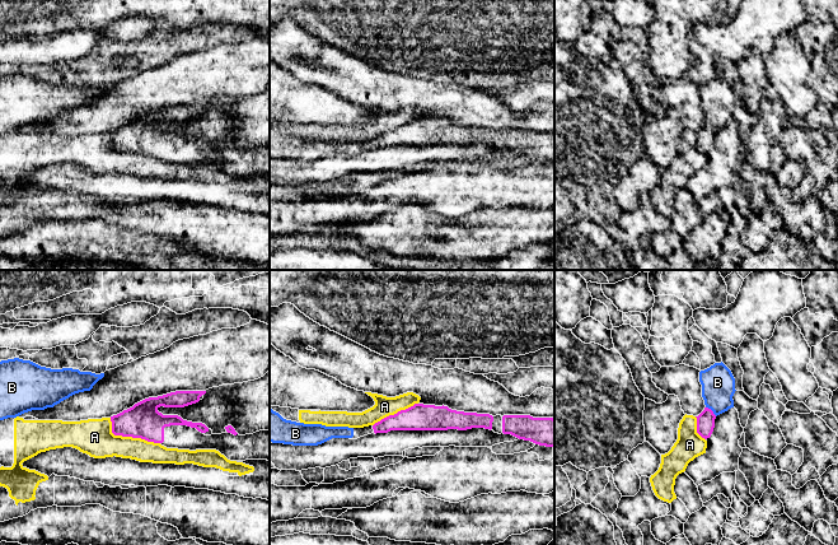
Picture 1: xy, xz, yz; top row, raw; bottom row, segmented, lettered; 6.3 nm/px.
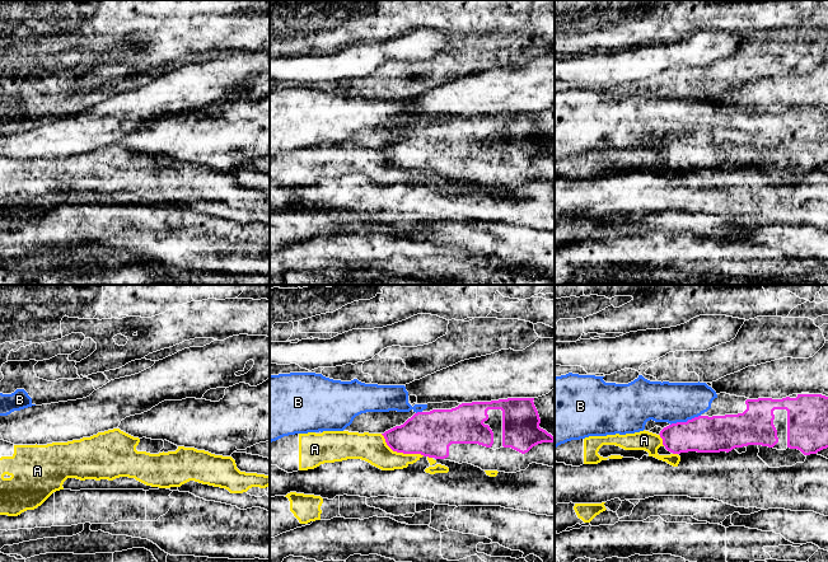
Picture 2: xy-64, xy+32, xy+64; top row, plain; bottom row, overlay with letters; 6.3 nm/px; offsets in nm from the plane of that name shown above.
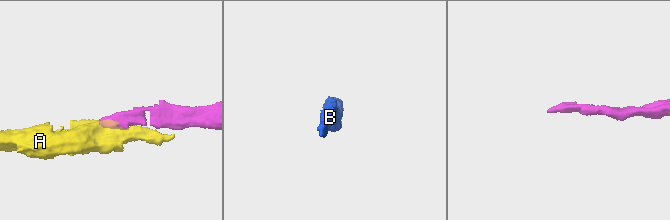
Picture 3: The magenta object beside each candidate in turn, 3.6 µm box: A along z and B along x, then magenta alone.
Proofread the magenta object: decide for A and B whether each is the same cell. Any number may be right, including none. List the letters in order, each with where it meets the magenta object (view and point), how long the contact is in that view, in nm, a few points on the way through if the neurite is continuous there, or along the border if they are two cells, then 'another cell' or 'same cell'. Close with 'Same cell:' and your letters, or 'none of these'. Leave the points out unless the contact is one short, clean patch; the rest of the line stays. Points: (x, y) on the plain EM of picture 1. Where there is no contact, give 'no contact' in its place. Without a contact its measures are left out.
A: xy (129, 150) | 360 nm | along xy (109, 133), (115, 149), (140, 152), (159, 158) | another cell
B: yz (711, 125) | 90 nm | across yz (706, 134), (711, 125), (717, 116), (717, 97) | same cell
Same cell: B

